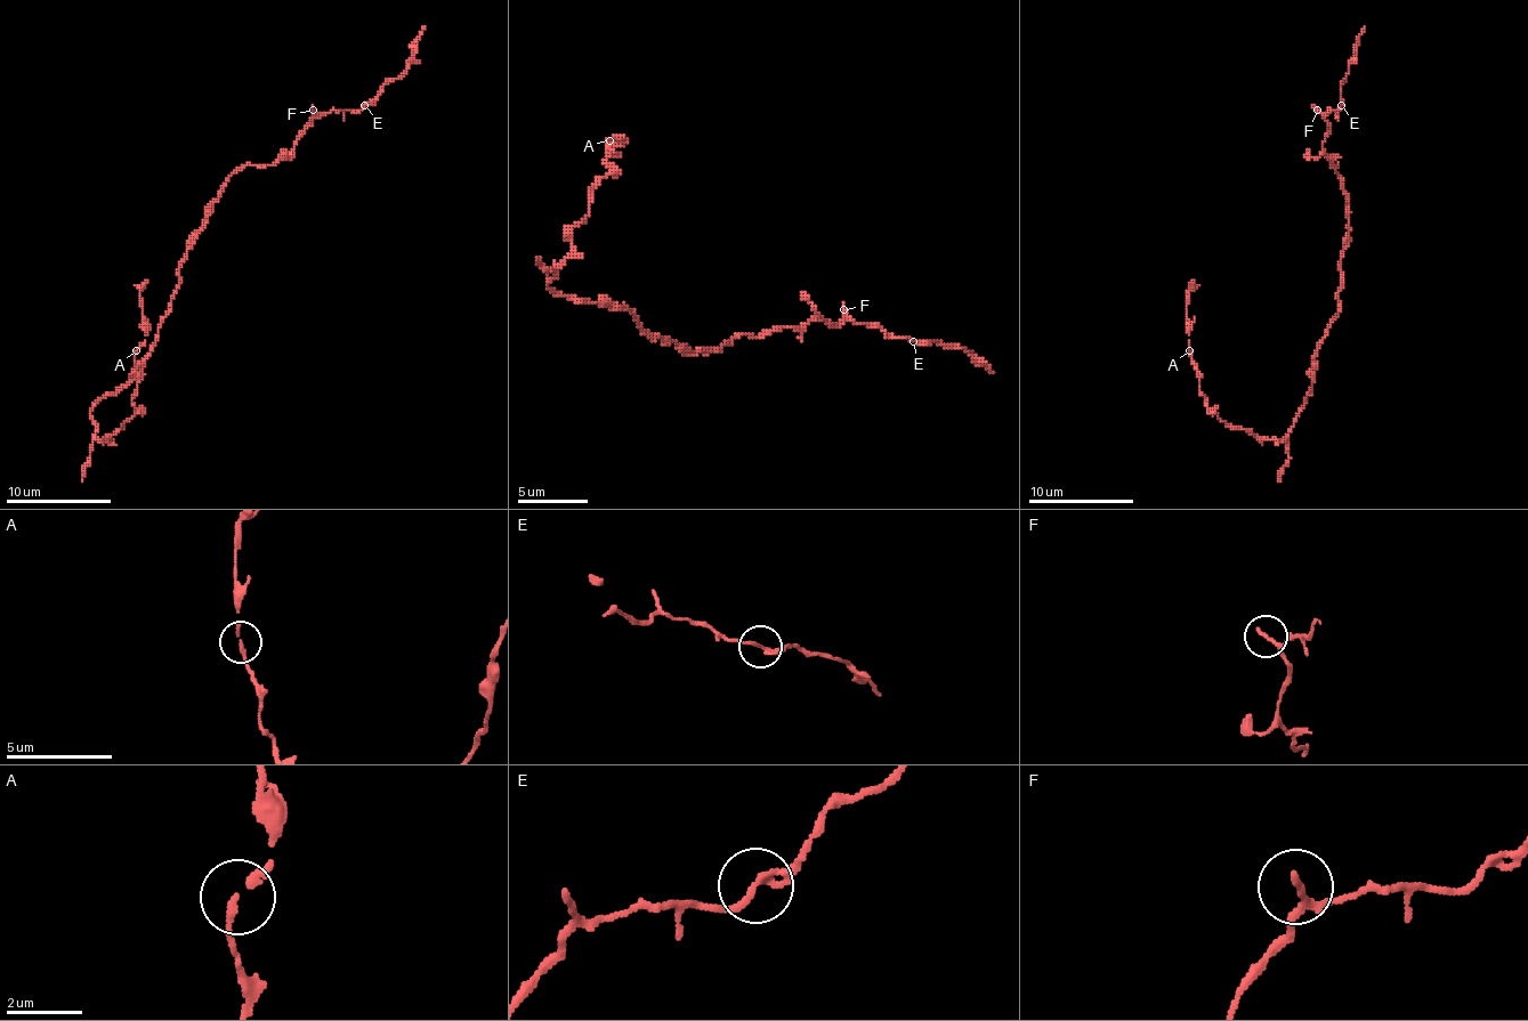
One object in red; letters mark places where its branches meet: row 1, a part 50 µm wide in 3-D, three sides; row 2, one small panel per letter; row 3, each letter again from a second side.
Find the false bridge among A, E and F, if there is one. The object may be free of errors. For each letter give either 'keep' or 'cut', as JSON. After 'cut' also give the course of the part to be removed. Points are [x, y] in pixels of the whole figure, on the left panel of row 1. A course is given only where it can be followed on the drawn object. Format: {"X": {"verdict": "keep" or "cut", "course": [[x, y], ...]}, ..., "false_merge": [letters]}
{"A": {"verdict": "cut", "course": [[137, 350], [145, 340], [139, 288], [147, 280]]}, "E": {"verdict": "keep"}, "F": {"verdict": "keep"}, "false_merge": ["A"]}

